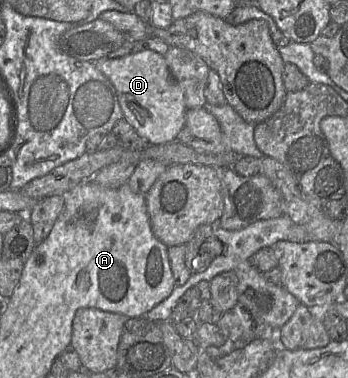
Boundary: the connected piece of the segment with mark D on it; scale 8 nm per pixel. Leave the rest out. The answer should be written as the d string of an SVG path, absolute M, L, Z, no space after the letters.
M144 50L120 58L102 57L91 62L113 84L123 118L142 139L152 145L177 140L185 124L187 107L182 89L171 74L164 56Z

